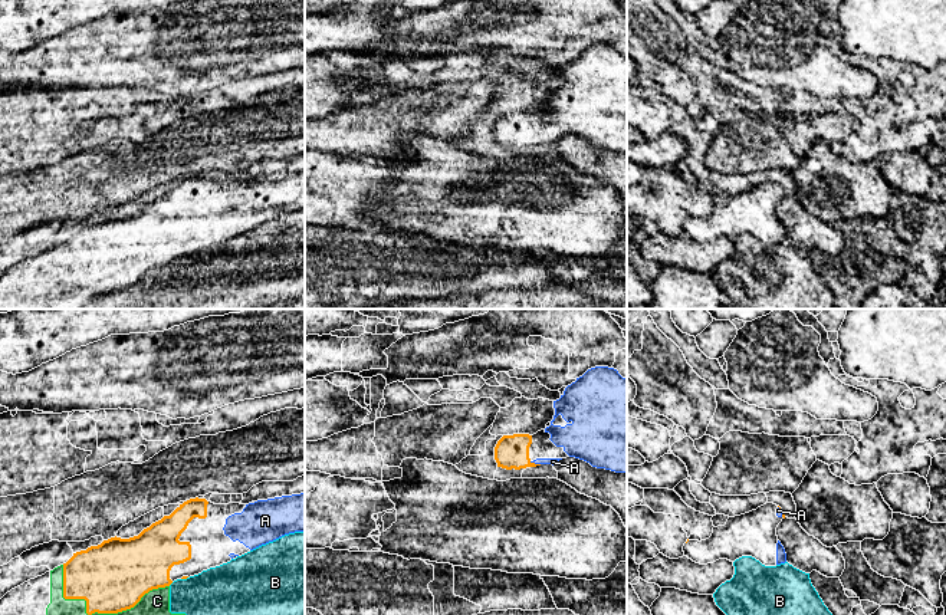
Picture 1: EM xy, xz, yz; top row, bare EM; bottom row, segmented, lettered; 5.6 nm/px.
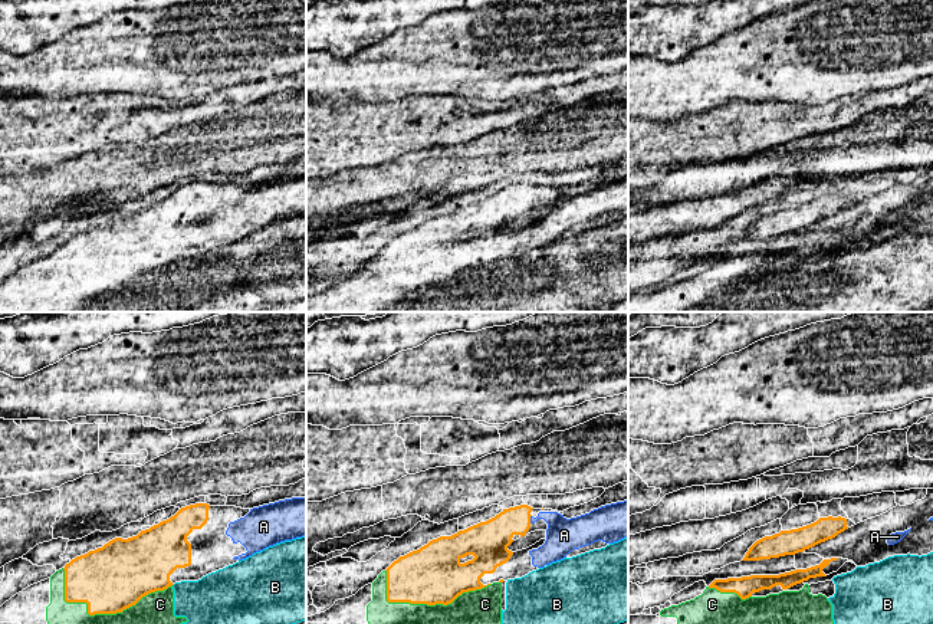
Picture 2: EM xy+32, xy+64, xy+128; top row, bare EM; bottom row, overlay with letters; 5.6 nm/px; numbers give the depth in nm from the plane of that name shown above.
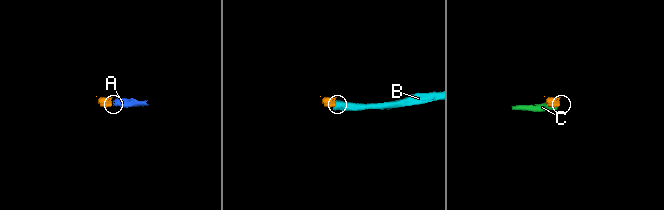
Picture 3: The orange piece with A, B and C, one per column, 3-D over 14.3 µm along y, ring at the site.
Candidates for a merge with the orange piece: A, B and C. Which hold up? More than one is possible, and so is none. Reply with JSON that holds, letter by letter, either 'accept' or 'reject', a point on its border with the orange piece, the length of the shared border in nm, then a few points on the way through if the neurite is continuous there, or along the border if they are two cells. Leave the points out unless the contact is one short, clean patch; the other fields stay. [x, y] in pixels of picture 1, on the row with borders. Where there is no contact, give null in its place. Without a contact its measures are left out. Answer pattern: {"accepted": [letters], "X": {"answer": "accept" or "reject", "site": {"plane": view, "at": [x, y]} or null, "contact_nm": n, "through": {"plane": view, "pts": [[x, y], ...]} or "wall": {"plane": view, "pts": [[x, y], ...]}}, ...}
{"accepted": ["A"], "A": {"answer": "accept", "site": {"plane": "xz", "at": [534, 463]}, "contact_nm": 70}, "B": {"answer": "reject", "site": {"plane": "xy", "at": [170, 584]}, "contact_nm": 40}, "C": {"answer": "reject", "site": {"plane": "xy", "at": [130, 608]}, "contact_nm": 460}}

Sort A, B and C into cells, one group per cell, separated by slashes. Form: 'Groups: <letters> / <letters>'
Groups: A / B C

